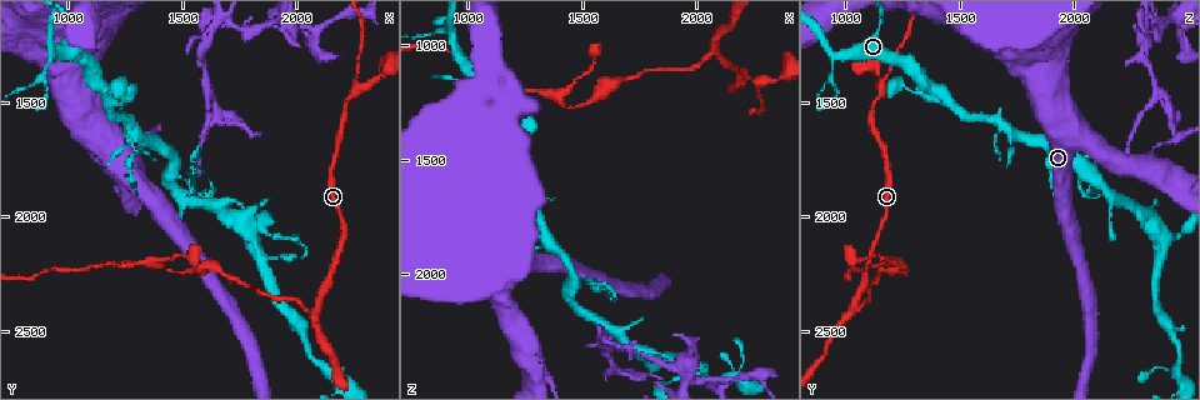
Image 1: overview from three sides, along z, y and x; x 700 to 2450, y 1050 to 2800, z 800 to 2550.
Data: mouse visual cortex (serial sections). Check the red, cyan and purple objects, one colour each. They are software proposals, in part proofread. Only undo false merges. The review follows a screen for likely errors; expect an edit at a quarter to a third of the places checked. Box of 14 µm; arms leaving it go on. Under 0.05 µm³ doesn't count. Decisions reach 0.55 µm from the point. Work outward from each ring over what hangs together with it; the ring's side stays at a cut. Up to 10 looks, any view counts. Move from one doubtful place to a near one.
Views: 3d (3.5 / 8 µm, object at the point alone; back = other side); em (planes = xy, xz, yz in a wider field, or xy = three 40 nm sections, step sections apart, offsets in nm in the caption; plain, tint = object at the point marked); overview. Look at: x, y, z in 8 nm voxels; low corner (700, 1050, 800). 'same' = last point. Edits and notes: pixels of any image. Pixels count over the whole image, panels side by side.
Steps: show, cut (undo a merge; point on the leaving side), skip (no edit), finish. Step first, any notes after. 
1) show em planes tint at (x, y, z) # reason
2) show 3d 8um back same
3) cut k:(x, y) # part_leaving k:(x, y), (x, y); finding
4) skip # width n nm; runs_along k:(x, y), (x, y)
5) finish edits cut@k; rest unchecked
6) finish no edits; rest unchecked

show 3d 3.5um at (1460, 1820, 2020) # branch point

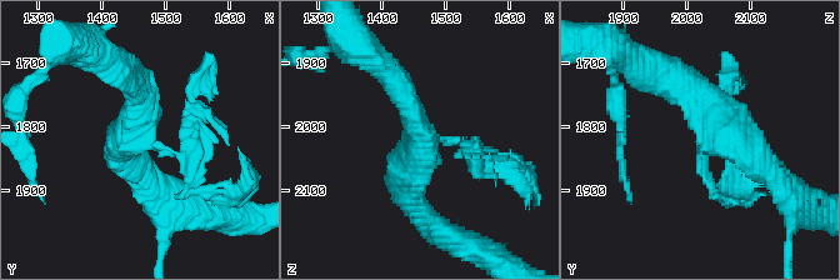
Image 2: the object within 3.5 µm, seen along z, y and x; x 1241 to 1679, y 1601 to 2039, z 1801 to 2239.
show em xy step 5 tint at (1460, 1825, 2035) # arms 3; arm_widths 100, 300, 350 nm; need the tissue

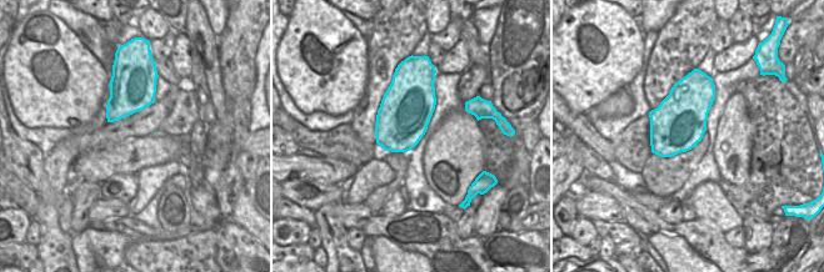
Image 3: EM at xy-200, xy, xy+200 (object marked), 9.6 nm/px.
cut 2:(198, 130) # part_leaving 2:(441, 141), (523, 164); two cells meet here

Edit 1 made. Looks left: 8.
show 3d 3.5um at (1840, 2170, 2380) # arms part here

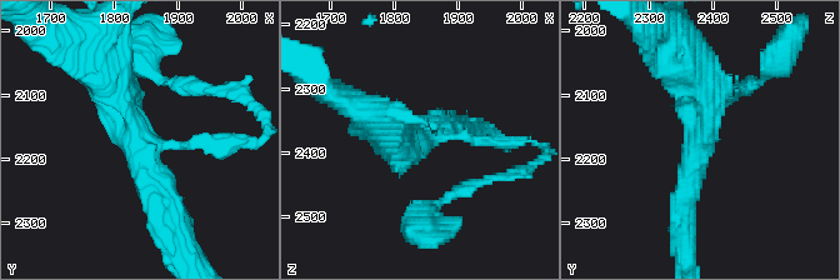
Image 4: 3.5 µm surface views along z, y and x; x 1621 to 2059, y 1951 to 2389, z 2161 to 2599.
show em planes tint at (1840, 2185, 2375) # arms 3; arm_widths 100, 350, 450 nm

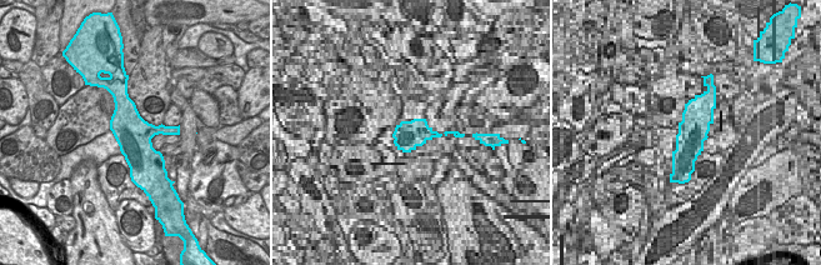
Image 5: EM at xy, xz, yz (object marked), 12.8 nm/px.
cut 4:(216, 139) # part_leaving 4:(456, 138), (533, 141), (540, 148), (533, 164); a second cell is stuck on

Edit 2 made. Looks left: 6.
show overview # see it whole again

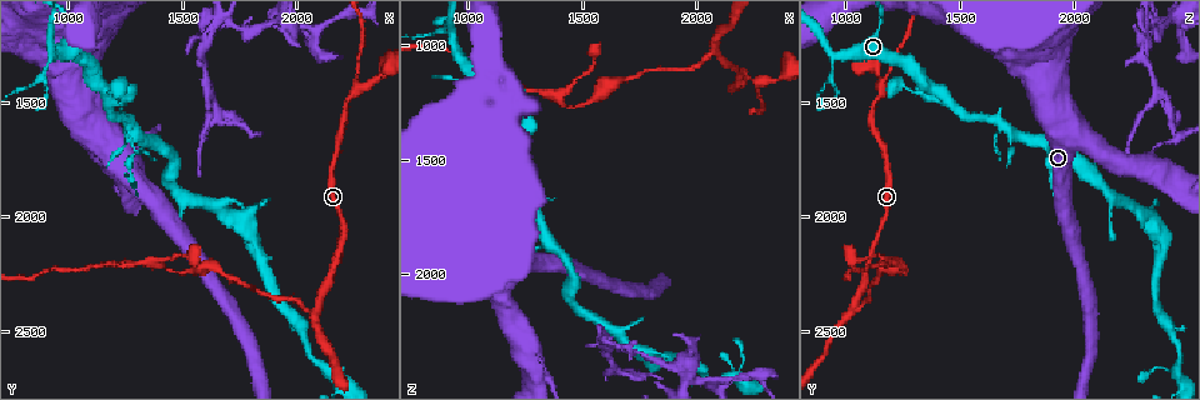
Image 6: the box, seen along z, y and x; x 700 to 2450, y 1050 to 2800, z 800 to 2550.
show 3d 3.5um at (2070, 2420, 1040) # sharp bend

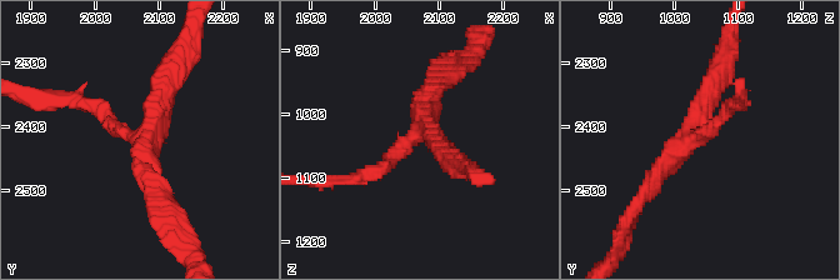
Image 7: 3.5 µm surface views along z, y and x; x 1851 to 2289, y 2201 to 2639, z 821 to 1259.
show em planes tint at (2075, 2420, 1025) # arms 3; arm_widths 200, 250, 250 nm

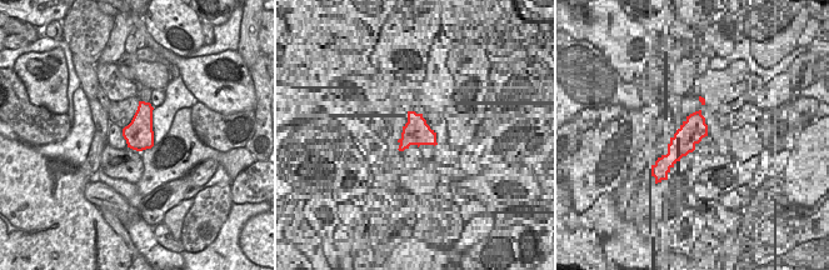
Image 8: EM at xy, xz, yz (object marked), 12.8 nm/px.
show em xy step 5 tint same # cut it another way

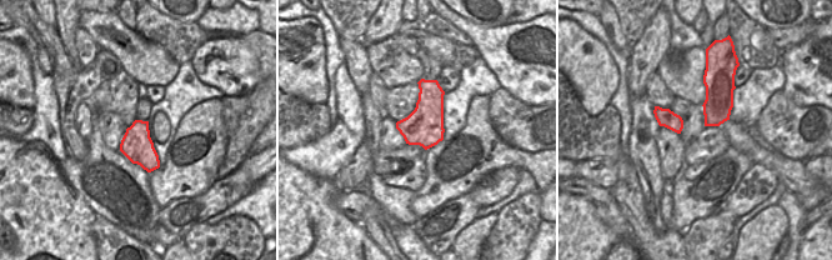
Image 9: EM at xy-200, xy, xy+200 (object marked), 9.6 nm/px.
skip # runs_along 7:(171, 68), (144, 136), (86, 101); one cell here

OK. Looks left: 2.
show 3d 3.5um back at (1420, 2220, 1250) # sharp bend

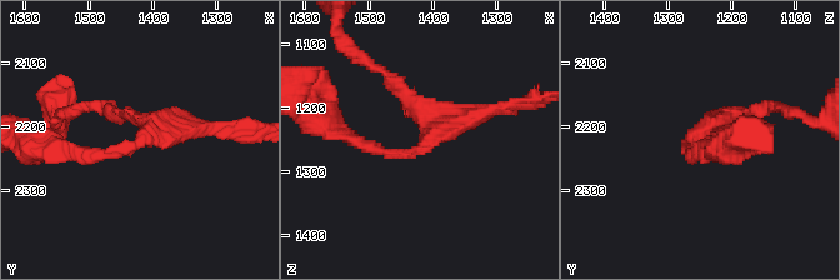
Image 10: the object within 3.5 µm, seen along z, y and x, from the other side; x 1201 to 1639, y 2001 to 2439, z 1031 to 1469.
show em xy step 1 tint at (1400, 2215, 1250) # arms 3; arm_widths 150, 150, 200 nm; now the EM

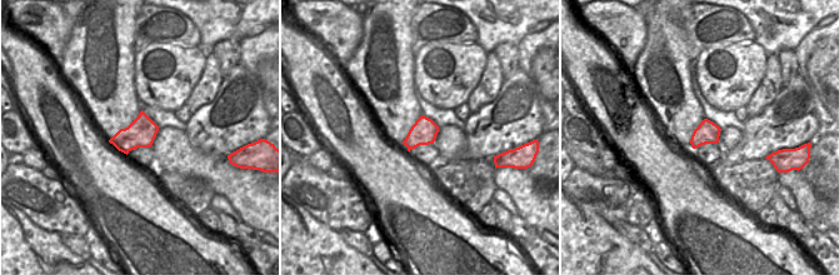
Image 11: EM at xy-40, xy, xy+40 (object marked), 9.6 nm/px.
skip # runs_along 10:(360, 141), (410, 154), (503, 106); continuous, no second cell

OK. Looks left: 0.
finish edits cut@2, cut@4; rest unchecked

